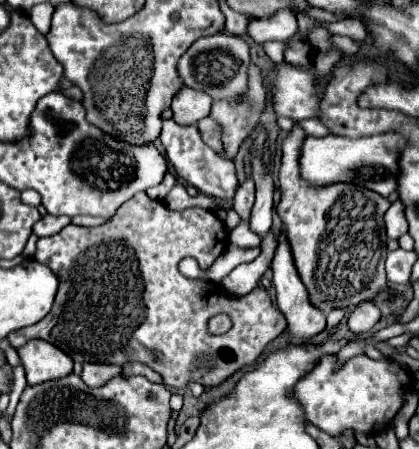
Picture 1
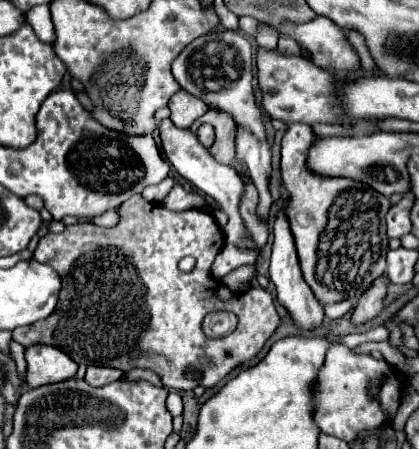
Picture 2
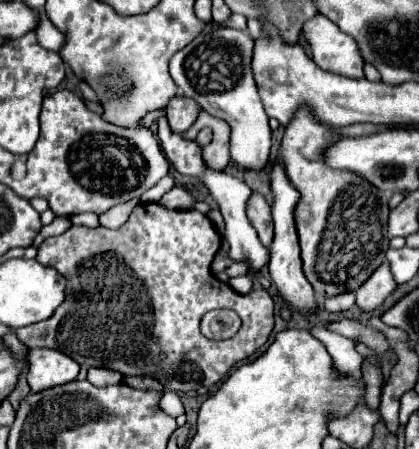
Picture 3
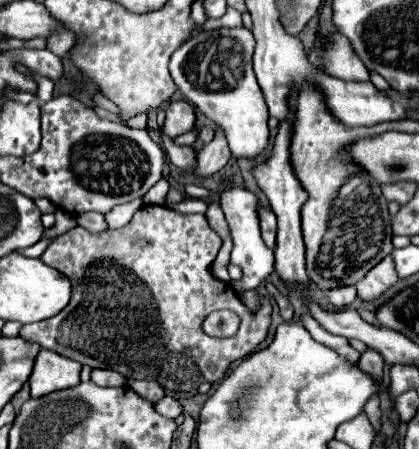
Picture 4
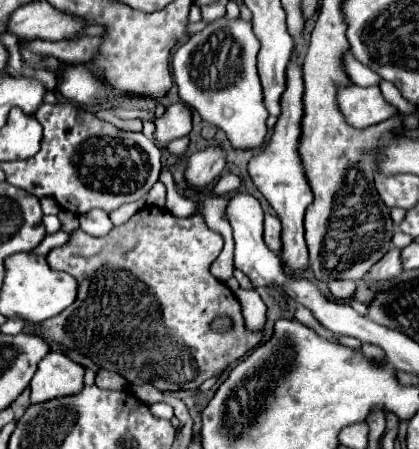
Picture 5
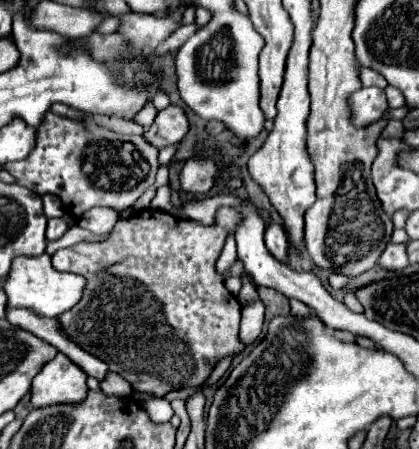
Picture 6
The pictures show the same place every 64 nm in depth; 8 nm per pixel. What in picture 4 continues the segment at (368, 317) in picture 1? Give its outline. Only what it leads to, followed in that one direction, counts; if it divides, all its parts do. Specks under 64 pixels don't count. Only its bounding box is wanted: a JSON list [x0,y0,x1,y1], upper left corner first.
[356,256,398,302]

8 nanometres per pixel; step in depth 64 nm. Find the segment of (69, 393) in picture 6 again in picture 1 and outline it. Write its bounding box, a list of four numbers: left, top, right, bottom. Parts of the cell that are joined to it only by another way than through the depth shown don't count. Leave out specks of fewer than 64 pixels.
[18,340,72,386]

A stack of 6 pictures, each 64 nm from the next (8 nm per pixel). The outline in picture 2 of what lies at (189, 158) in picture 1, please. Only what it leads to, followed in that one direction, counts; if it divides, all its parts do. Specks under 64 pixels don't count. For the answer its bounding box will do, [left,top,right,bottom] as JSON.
[160,118,256,248]

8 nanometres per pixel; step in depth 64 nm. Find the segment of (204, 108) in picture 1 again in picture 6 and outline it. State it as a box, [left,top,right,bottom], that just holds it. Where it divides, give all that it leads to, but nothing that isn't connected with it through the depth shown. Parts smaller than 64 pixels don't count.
[144,104,190,148]

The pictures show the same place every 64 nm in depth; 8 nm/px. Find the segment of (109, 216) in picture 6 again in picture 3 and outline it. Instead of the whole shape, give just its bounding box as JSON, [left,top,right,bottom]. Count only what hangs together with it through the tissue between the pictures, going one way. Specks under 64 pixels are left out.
[70,212,98,228]

